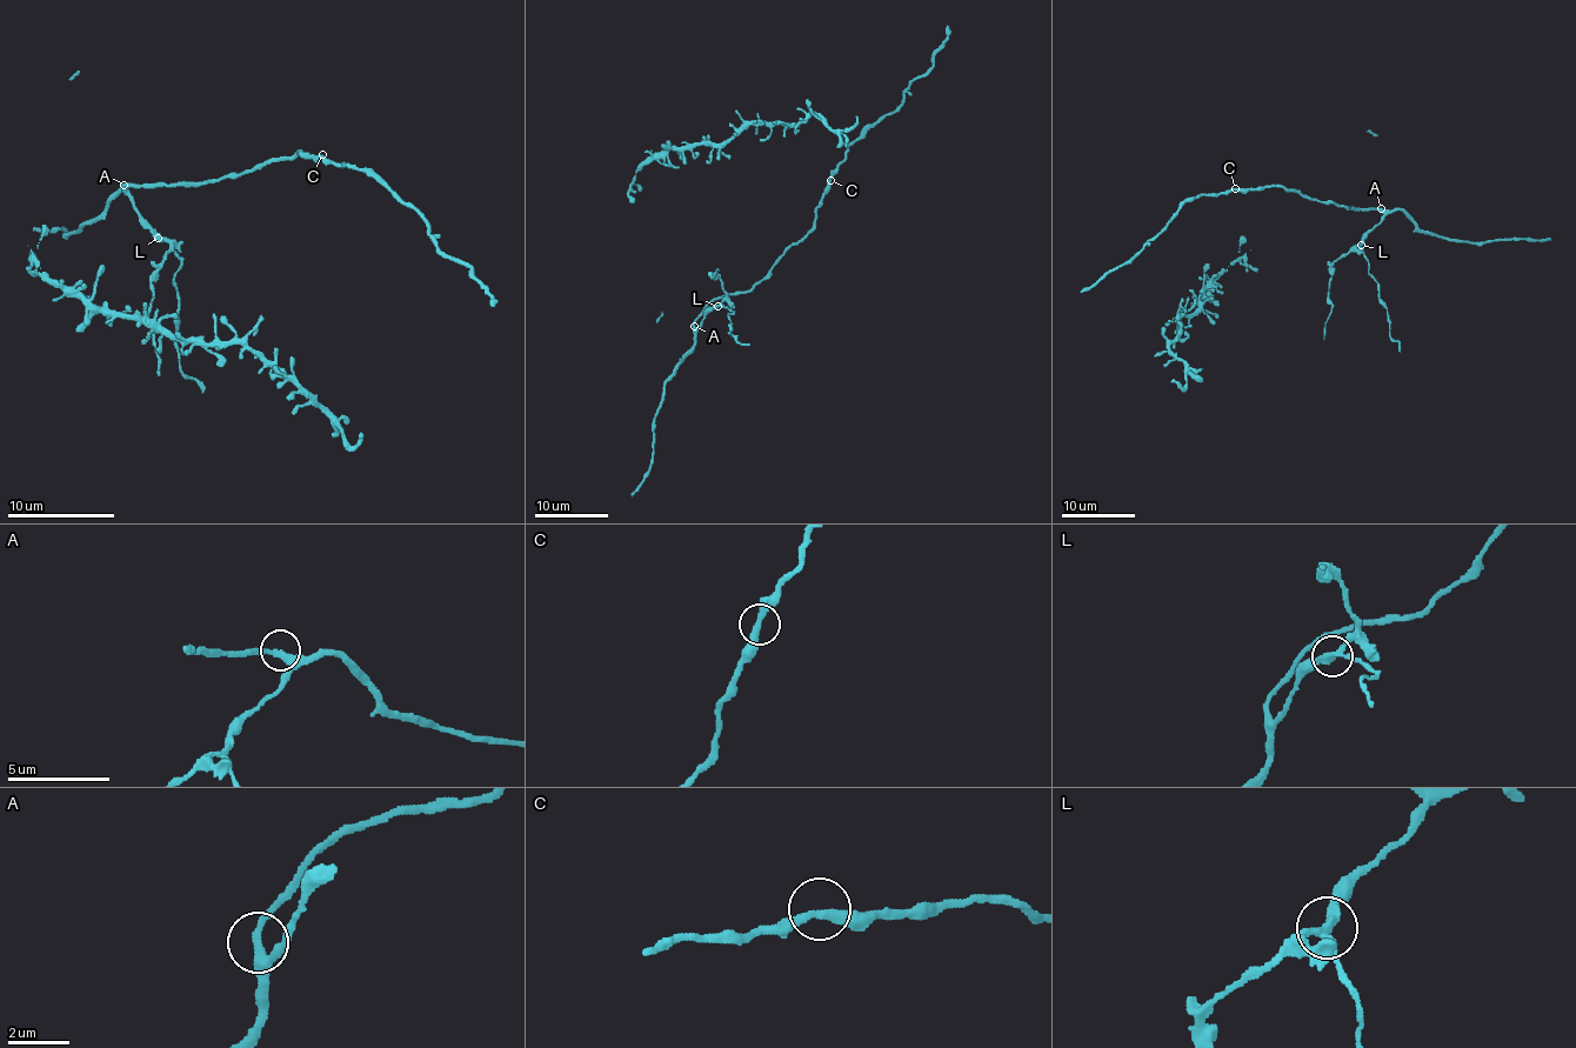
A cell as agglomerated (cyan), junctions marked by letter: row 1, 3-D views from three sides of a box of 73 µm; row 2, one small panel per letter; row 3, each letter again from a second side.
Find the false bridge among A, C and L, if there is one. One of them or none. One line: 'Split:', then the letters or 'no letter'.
Split: L

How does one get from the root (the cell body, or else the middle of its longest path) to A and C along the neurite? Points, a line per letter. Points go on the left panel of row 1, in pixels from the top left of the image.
A: (151, 227), (140, 217), (124, 185)
C: (151, 227), (140, 217), (124, 187), (207, 185), (255, 171), (295, 152), (322, 154)

